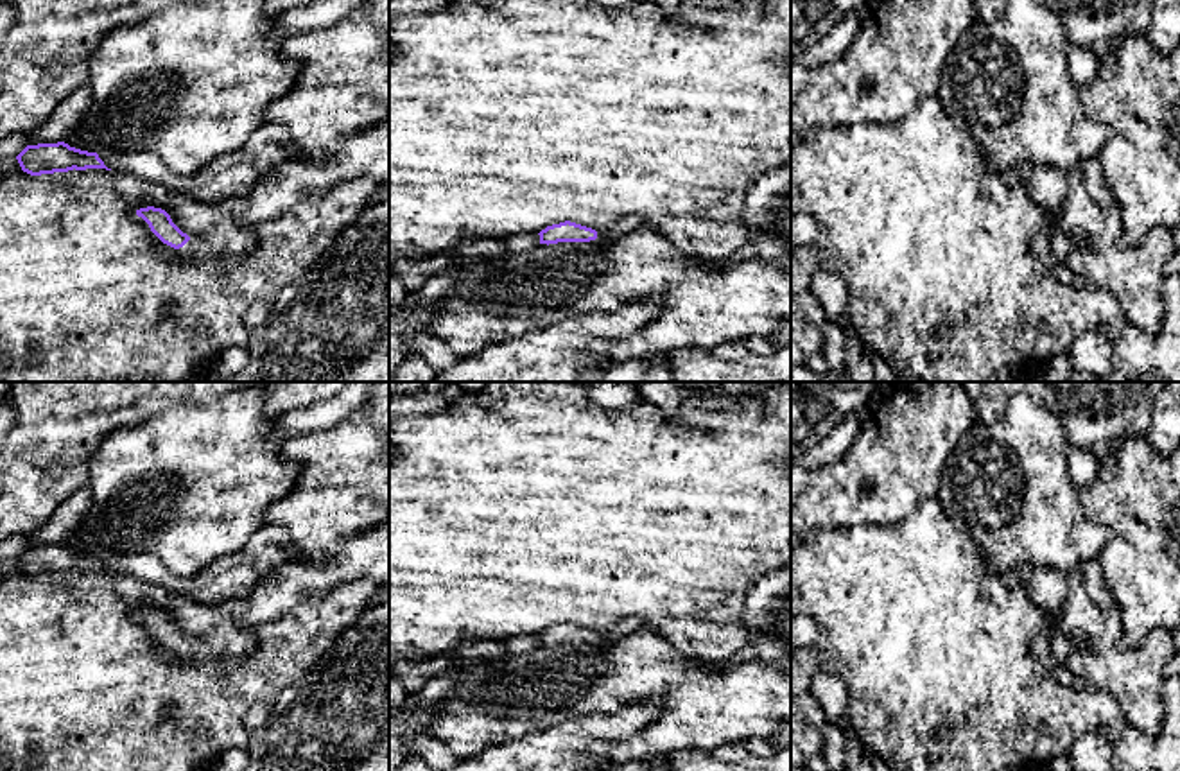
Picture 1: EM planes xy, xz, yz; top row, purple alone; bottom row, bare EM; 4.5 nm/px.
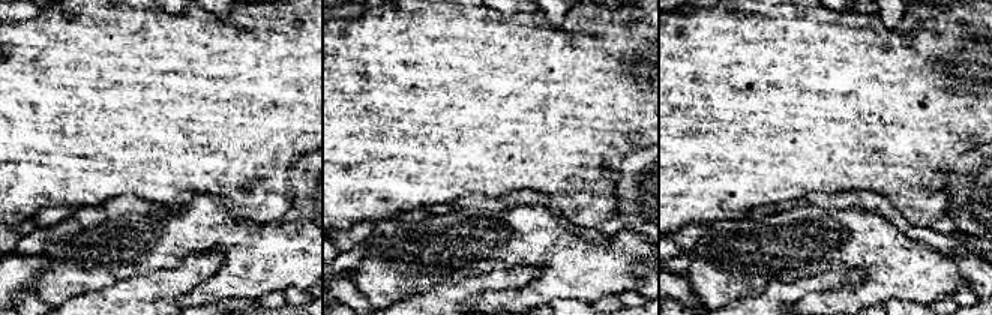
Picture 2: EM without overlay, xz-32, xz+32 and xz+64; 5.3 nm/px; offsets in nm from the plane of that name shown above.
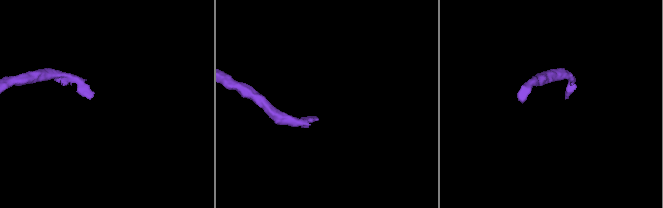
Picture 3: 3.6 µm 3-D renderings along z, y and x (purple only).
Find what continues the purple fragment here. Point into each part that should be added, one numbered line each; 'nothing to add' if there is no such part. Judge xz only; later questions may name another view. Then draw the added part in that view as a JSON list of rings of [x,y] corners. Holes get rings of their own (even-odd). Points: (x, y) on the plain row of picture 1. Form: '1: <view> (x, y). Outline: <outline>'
1: xz (632, 624). Outline: [[[628,617],[620,622],[617,622],[610,631],[597,633],[597,640],[590,642],[590,644],[592,645],[606,644],[610,640],[617,640],[622,637],[633,635],[633,633],[646,629],[646,628],[653,628],[653,626],[646,624],[642,619]]]

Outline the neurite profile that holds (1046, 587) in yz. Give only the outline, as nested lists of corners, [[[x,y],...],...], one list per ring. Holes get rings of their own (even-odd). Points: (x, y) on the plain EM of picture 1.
[[[1037,565],[1022,567],[1019,574],[1029,599],[1051,619],[1067,595],[1065,576],[1053,568]]]

